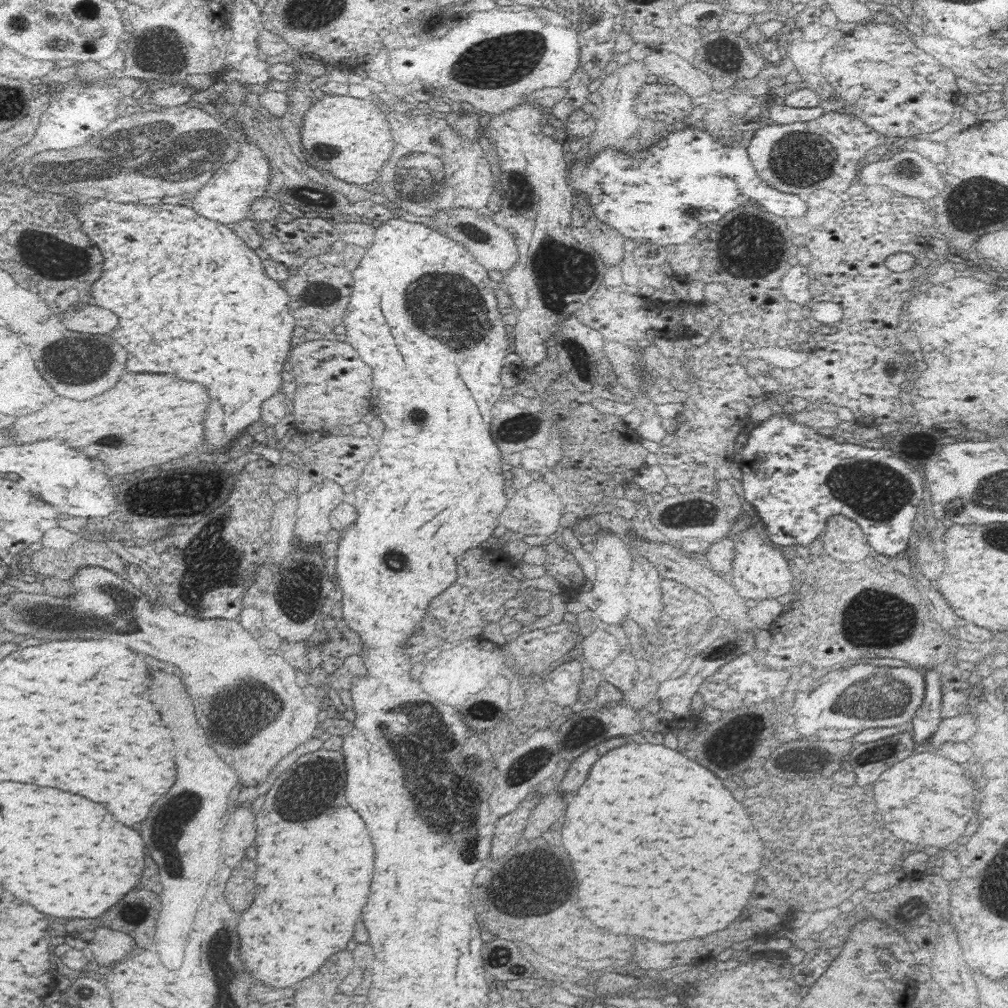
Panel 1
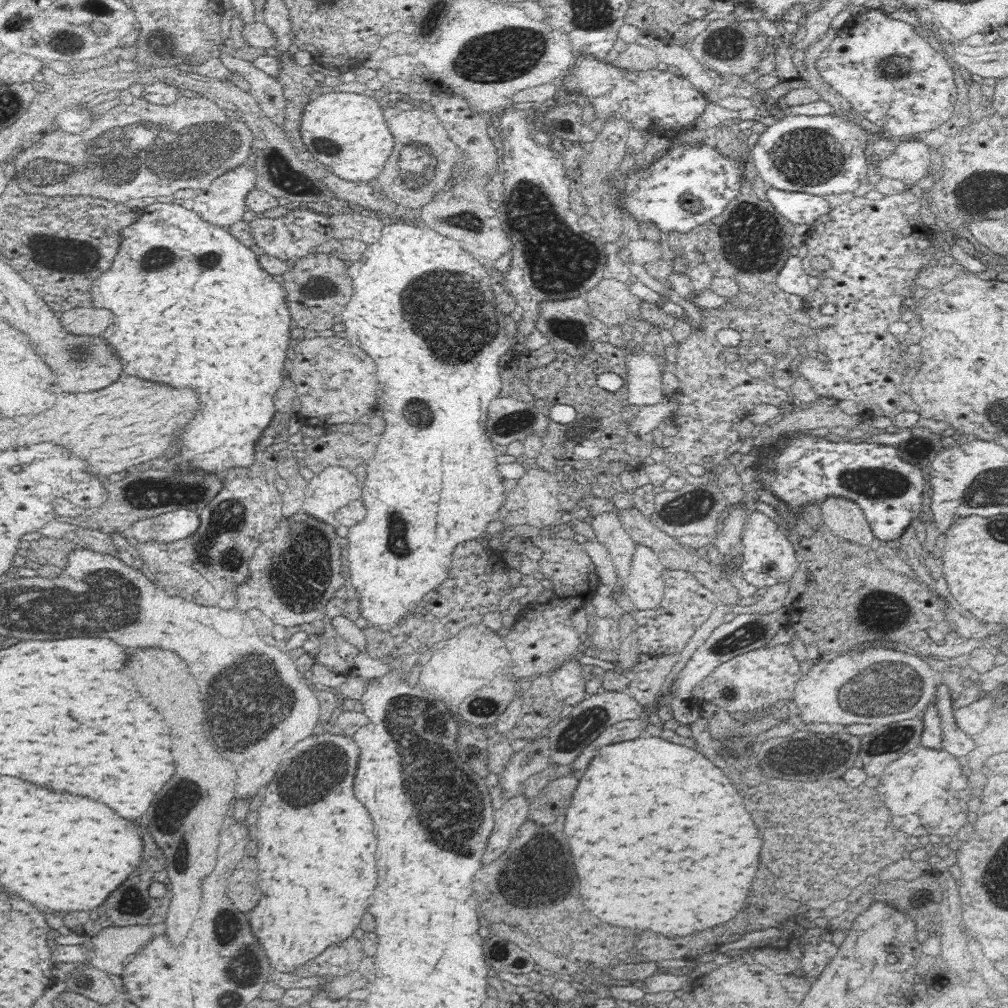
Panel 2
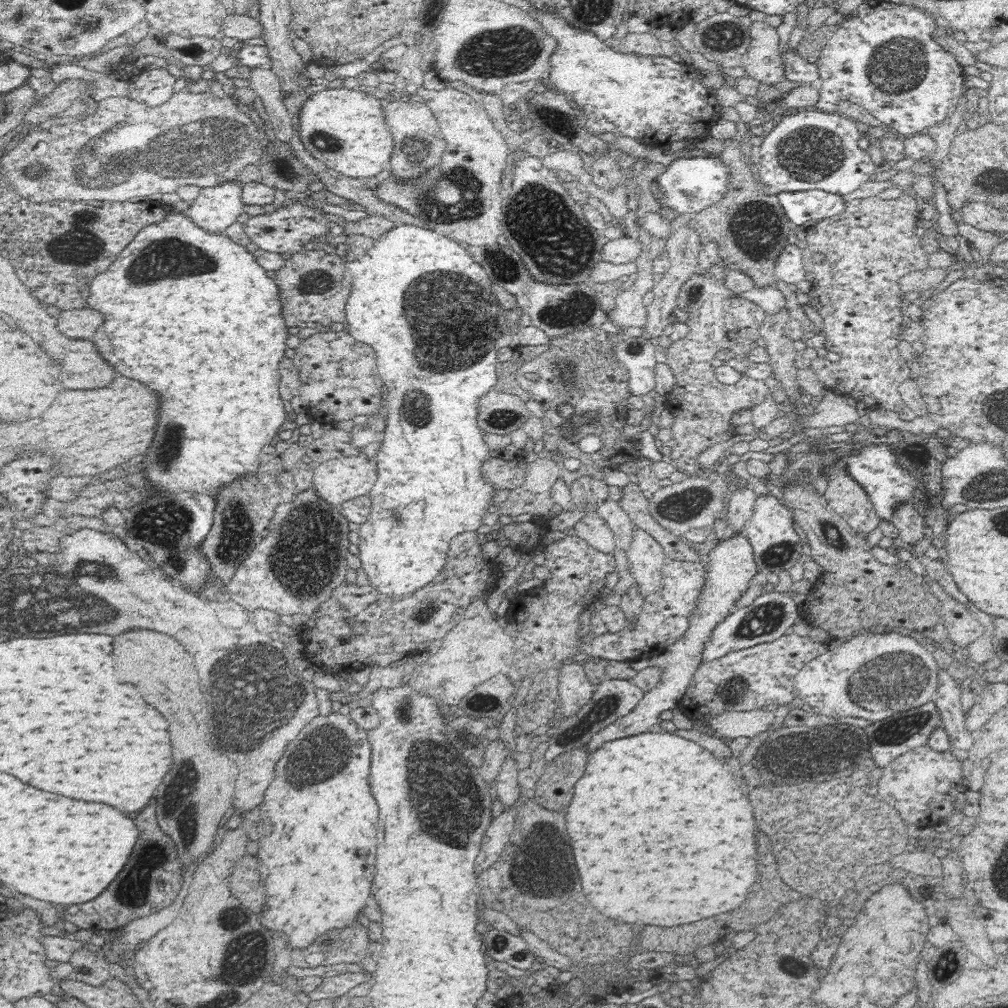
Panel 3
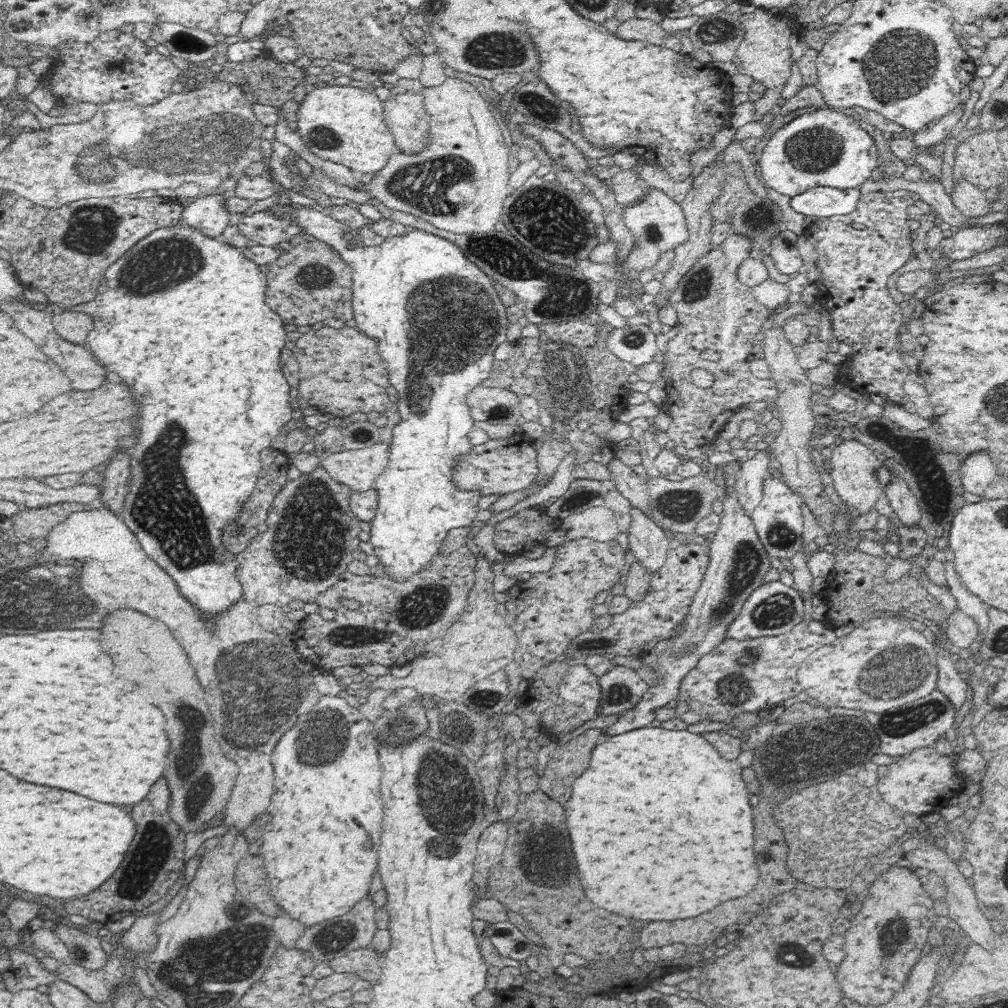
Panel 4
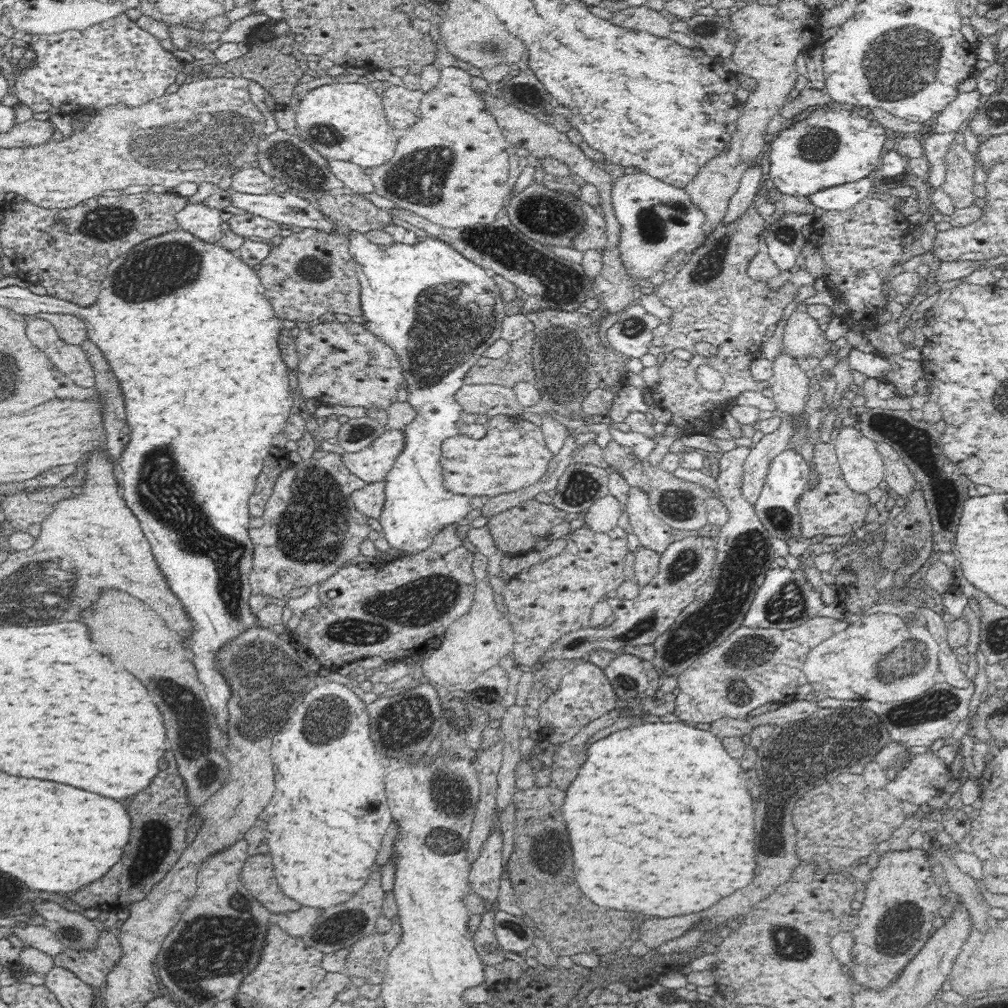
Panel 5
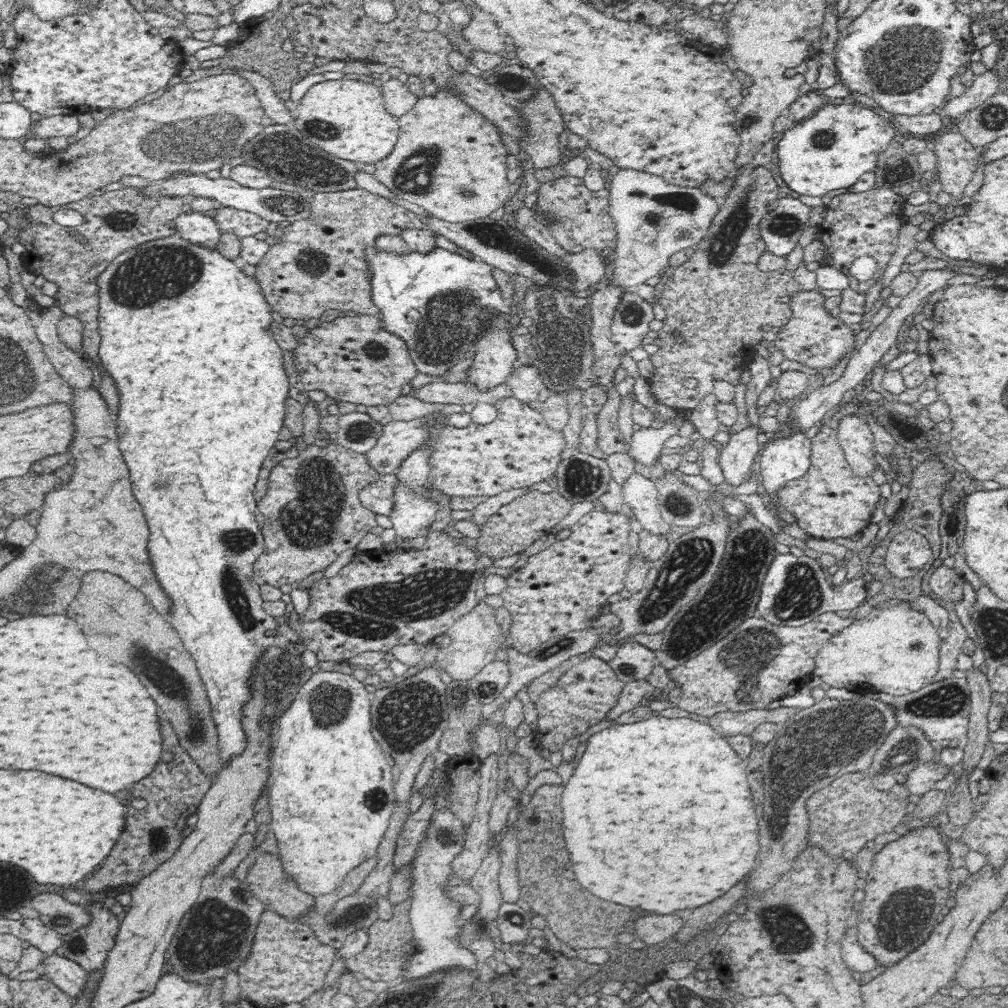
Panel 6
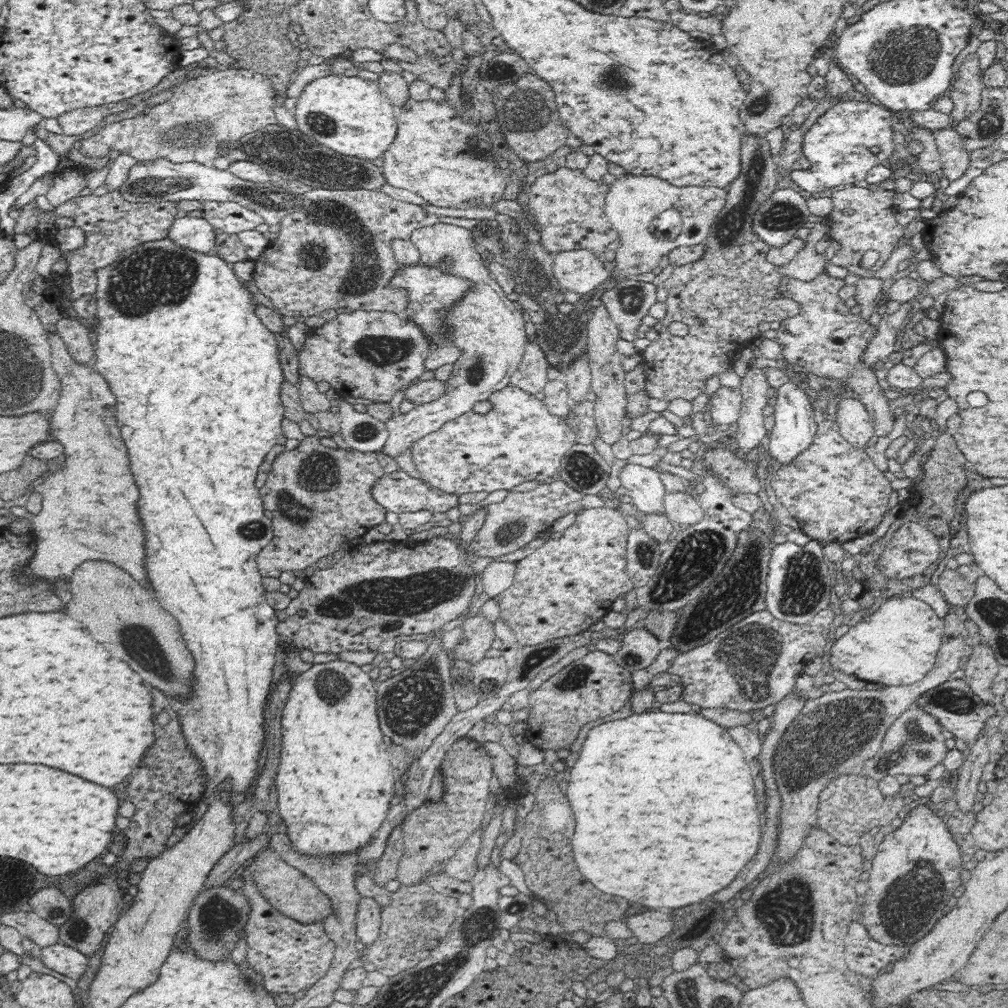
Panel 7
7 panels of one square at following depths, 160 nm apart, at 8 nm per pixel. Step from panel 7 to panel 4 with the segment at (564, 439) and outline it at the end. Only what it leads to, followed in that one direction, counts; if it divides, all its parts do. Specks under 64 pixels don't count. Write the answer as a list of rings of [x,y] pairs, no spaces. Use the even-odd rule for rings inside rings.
[[[516,432],[508,439],[489,440],[474,447],[461,458],[453,472],[453,483],[460,490],[478,490],[480,494],[496,494],[521,491],[529,488],[538,479],[537,453],[532,448],[533,440],[524,433]]]

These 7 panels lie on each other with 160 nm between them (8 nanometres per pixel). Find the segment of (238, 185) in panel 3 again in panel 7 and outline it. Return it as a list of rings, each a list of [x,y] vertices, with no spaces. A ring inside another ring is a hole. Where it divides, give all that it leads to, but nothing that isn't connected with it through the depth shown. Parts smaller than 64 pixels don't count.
[[[176,214],[169,230],[169,238],[176,244],[205,254],[214,252],[217,243],[215,228],[202,217]]]

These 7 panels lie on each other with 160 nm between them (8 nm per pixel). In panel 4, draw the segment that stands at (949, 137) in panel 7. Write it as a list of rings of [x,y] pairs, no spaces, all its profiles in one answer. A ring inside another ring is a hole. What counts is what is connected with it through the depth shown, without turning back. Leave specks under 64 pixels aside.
[[[959,180],[954,184],[951,198],[966,218],[980,218],[991,212],[990,202],[984,193],[966,180]]]

